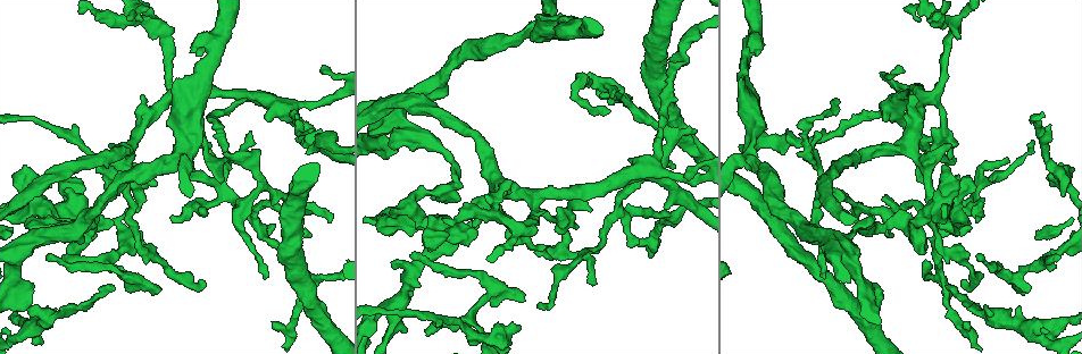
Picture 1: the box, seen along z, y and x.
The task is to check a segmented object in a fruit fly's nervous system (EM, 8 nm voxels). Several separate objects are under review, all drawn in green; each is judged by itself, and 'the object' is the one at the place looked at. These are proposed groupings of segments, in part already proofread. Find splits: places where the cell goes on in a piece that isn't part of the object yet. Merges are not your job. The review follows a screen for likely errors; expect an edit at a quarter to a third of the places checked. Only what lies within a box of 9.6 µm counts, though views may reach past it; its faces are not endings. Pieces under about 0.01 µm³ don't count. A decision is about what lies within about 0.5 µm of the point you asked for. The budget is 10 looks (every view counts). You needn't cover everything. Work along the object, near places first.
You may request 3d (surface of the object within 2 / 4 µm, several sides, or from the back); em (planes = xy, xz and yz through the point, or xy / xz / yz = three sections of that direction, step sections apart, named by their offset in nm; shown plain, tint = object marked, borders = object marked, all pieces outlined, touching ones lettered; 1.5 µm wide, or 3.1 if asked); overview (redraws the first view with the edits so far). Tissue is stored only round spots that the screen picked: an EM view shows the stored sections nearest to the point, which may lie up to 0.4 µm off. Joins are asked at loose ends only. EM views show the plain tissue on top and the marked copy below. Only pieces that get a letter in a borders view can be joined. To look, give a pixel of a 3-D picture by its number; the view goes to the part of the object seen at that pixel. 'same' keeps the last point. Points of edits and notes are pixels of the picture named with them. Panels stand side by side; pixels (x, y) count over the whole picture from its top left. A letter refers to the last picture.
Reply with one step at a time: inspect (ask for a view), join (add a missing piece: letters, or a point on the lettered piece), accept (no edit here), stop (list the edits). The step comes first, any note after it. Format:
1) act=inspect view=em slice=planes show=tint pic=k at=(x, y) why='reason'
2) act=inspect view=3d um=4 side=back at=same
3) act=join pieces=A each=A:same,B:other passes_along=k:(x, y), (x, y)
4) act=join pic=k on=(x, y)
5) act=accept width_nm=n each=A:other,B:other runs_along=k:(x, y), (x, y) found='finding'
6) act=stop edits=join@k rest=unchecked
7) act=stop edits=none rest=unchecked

act=inspect view=3d um=4 pic=1 at=(853, 213)

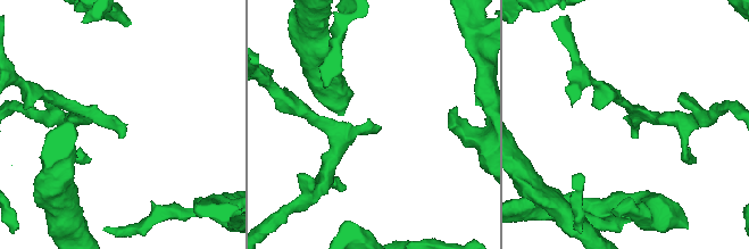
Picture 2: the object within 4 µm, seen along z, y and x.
act=inspect view=em slice=planes show=tint pic=2 at=(631, 132)

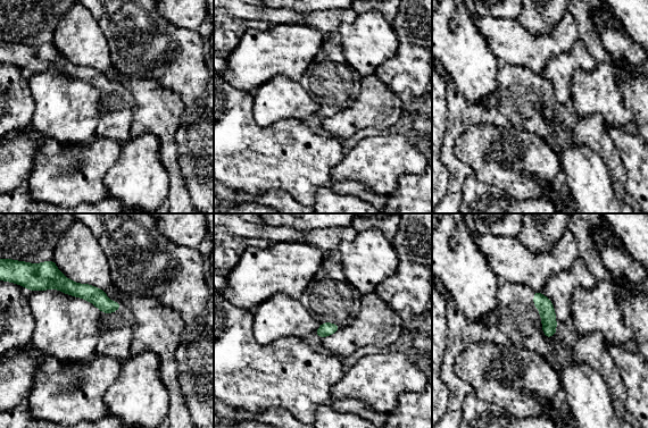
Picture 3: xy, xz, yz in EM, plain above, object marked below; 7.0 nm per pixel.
act=inspect view=em slice=planes show=borders at=same

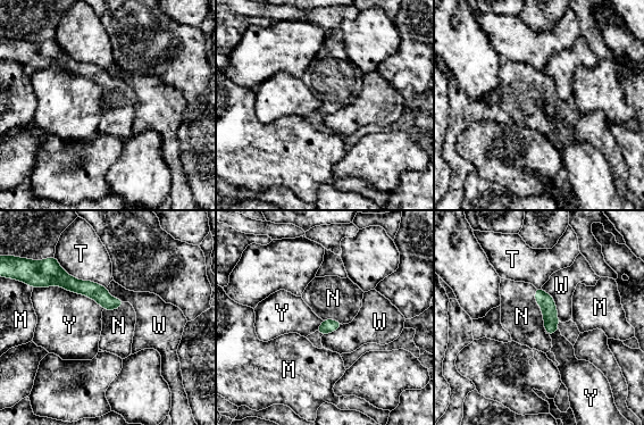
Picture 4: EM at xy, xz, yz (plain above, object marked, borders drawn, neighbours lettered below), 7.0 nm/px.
act=join pieces=N each=M:other,N:same,T:other,W:other,Y:other passes_along=4:(545, 301), (541, 308), (521, 316) found='it goes on there'

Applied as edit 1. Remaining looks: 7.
act=inspect view=em slice=planes show=borders pic=1 at=(608, 111) why='thin end'

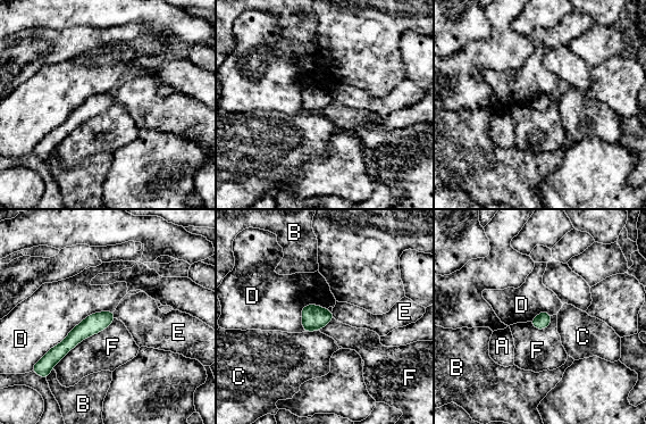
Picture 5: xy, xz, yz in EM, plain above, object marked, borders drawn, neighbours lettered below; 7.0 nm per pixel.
act=accept longest_contact=D:650nm each=A:other,B:other,C:other,D:other,E:other,F:other found='none of them fits'

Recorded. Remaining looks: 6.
act=inspect view=em slice=planes show=borders pic=1 at=(903, 72) why='tapers out'

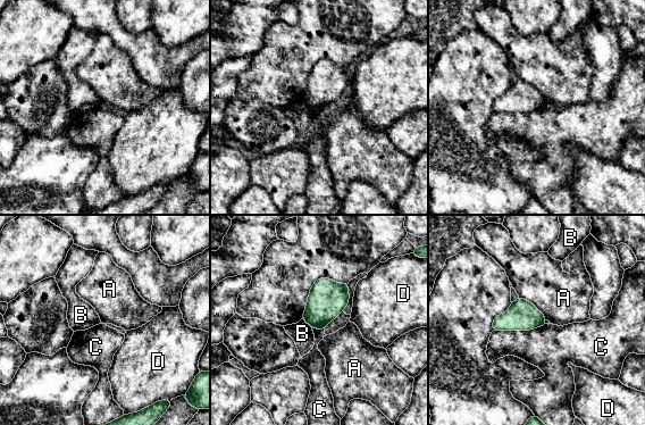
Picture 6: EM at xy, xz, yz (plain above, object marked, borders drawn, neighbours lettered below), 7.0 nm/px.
act=accept width_nm=220 each=A:other,B:other,C:other,D:other border=6:(545, 323), (528, 330), (494, 331) found='none of them fits'

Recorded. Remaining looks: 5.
act=inspect view=3d um=2 pic=1 at=(1028, 147) why='branch stops here'

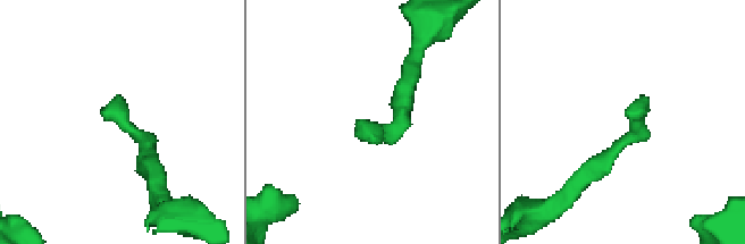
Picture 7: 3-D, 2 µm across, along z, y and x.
act=inspect view=em slice=planes show=tint pic=7 at=(631, 117)

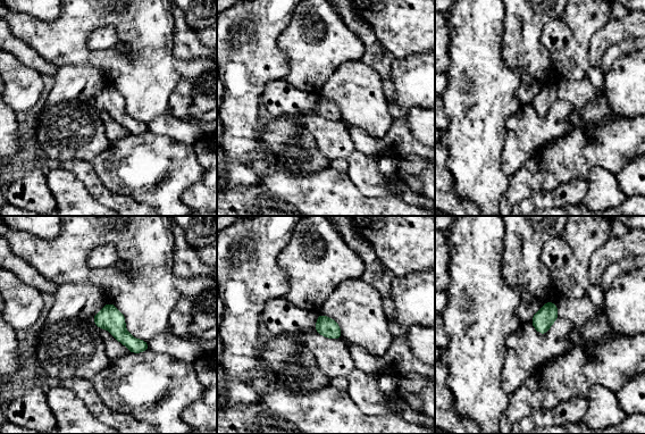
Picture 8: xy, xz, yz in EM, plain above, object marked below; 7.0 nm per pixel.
act=inspect view=em slice=planes show=borders at=same why='see the neighbours'

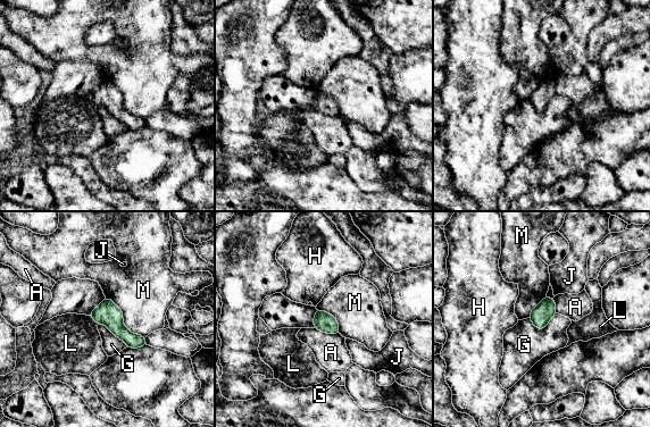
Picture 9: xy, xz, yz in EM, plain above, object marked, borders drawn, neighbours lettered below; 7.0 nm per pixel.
act=accept each=A:other,G:other,H:other,J:other,L:other,M:other found='none of them fits'

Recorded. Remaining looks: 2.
act=stop edits=join@4 rest=unchecked

